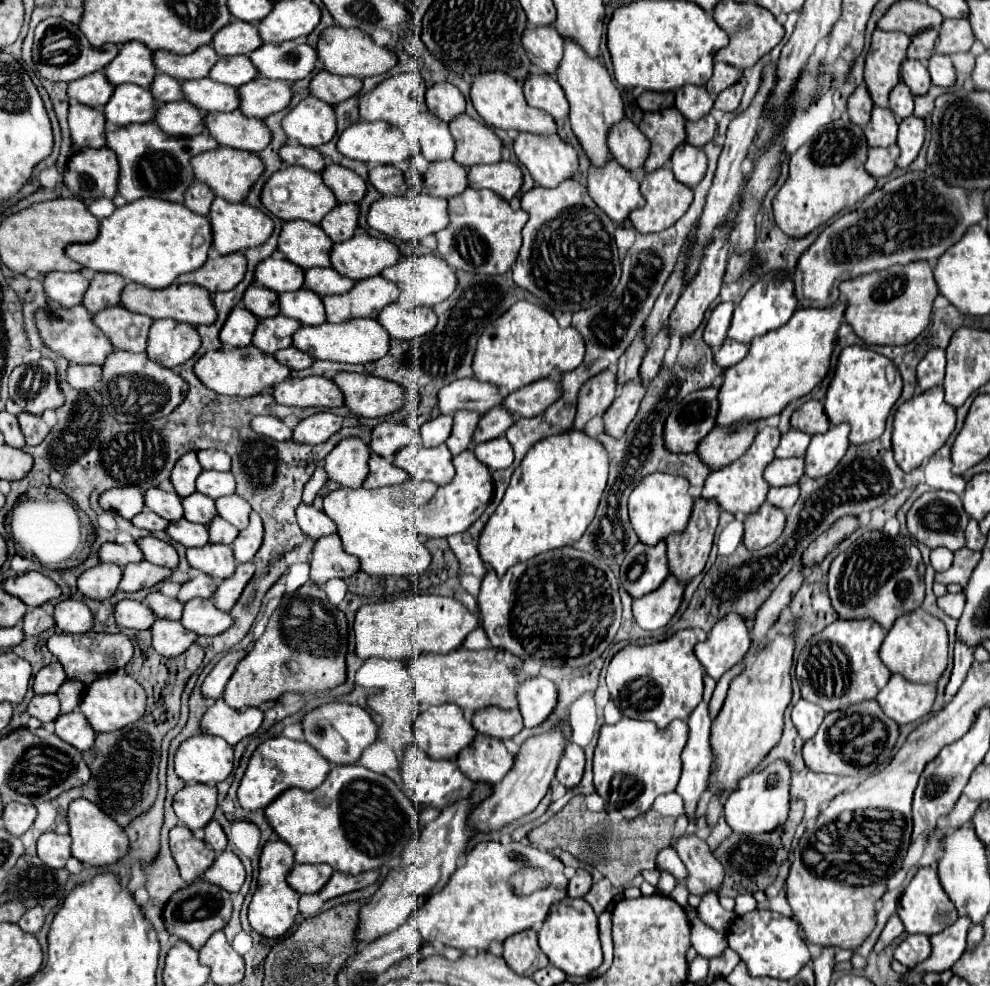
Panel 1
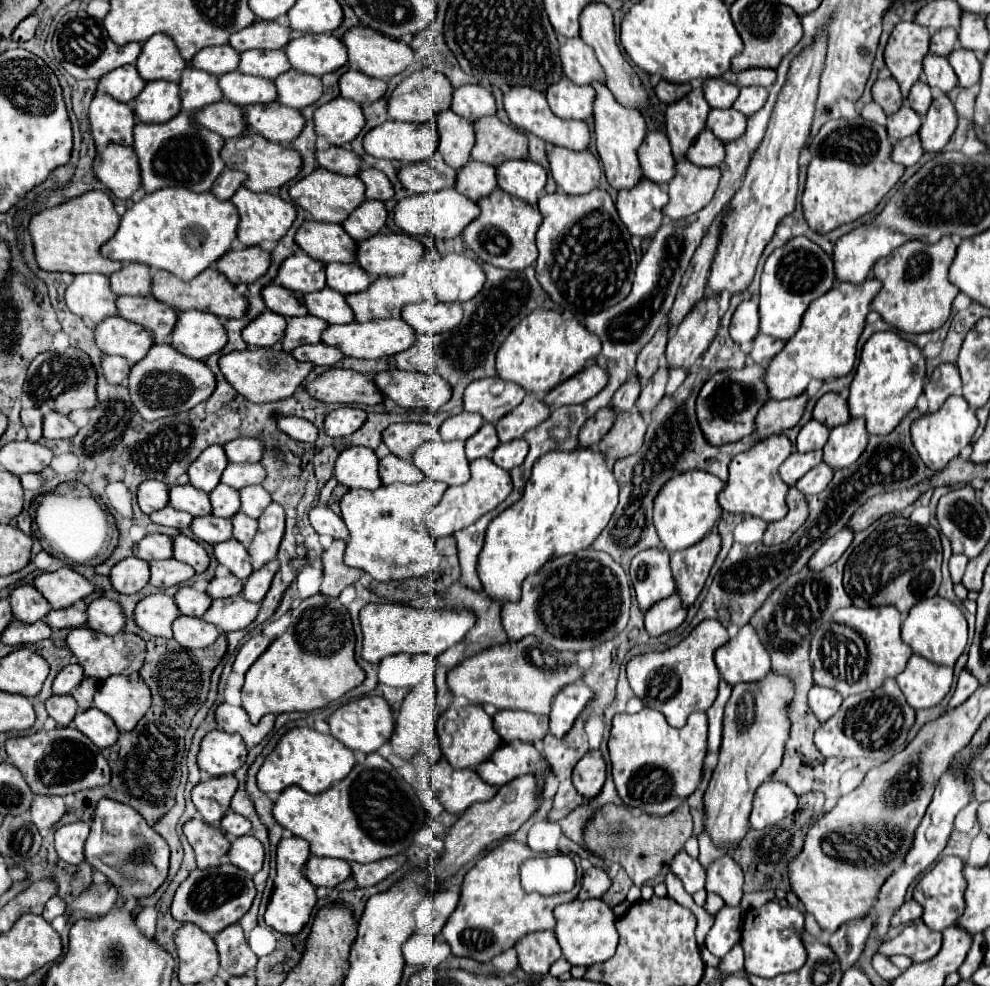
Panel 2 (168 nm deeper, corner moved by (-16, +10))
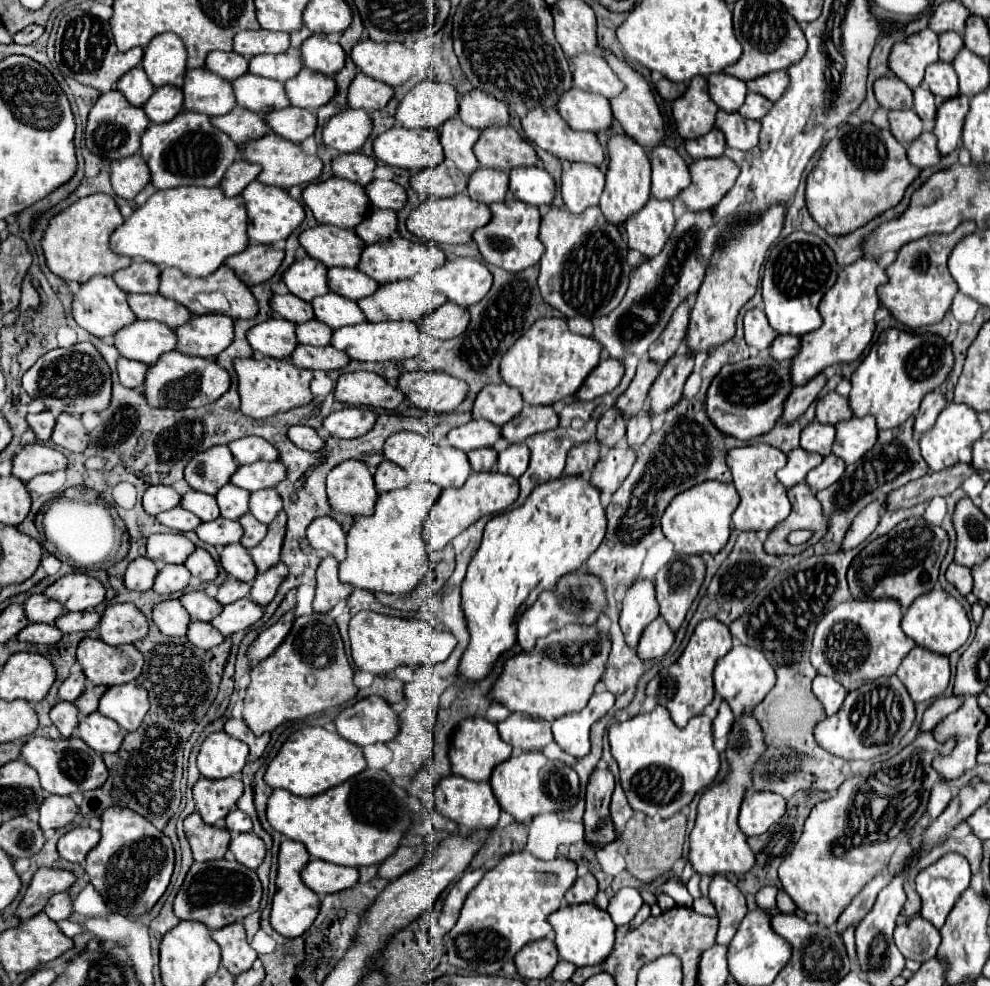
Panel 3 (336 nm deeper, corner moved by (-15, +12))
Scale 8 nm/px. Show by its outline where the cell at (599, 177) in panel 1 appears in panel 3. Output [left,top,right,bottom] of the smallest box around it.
[625,196,673,258]

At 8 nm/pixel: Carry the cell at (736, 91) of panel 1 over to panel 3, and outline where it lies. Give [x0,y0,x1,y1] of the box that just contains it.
[739,92,771,120]

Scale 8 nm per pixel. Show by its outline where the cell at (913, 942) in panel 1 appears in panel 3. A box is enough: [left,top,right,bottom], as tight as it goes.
[895,916,941,962]

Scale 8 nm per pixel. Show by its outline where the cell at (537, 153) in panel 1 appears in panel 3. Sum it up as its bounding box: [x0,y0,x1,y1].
[561,162,605,212]

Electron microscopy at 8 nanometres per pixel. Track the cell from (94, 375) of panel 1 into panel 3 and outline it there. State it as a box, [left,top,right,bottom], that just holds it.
[117,358,147,388]

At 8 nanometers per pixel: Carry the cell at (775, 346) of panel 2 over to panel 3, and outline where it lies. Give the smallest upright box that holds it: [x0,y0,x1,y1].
[769,336,799,360]

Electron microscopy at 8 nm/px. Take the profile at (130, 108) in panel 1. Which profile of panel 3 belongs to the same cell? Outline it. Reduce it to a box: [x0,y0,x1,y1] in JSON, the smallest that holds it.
[143,86,183,122]

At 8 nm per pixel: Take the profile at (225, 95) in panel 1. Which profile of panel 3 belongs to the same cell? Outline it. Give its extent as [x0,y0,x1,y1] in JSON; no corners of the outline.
[231,72,289,114]

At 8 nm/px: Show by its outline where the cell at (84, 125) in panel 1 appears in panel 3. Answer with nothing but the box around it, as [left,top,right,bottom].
[85,90,149,160]

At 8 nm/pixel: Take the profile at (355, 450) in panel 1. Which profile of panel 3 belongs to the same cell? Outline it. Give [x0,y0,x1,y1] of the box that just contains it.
[327,460,377,514]

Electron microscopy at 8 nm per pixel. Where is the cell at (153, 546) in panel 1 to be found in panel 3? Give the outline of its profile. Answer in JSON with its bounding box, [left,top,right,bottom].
[185,548,217,582]

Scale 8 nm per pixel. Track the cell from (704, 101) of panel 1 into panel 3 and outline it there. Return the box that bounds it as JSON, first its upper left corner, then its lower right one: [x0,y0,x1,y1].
[707,72,747,112]

